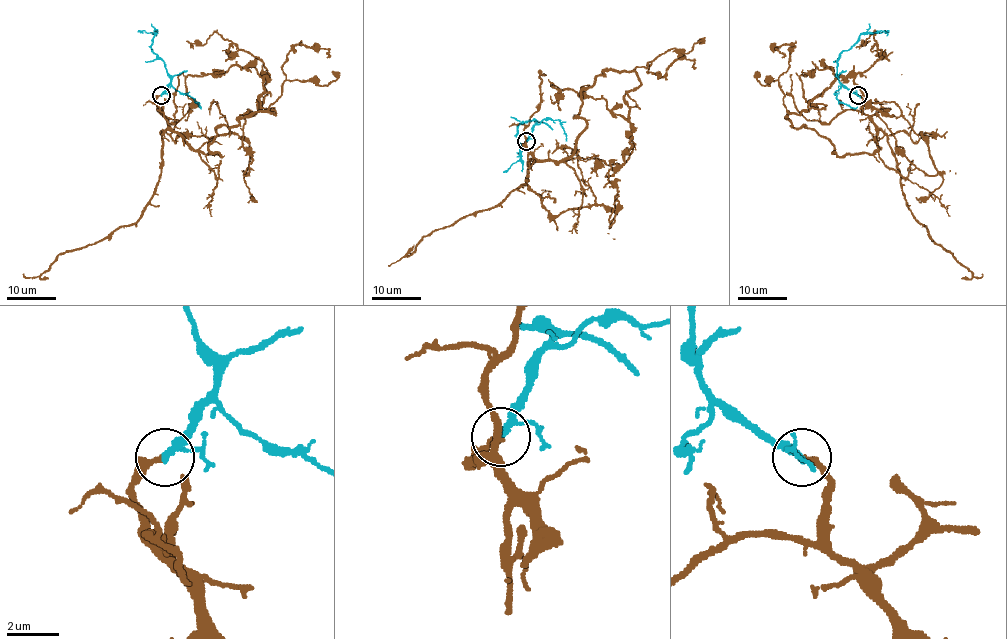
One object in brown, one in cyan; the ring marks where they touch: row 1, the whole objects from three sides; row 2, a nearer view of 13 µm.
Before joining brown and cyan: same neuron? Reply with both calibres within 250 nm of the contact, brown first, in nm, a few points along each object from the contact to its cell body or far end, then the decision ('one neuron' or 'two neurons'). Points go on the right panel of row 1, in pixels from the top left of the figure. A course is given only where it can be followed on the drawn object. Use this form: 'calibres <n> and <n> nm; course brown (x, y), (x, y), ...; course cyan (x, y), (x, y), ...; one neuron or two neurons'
calibres 240 and 200 nm; course brown (858, 95), (876, 130), (871, 153), (838, 156), (786, 117), (834, 79), (831, 67), (800, 77), (812, 120); course cyan (858, 95), (849, 91), (838, 79), (838, 56), (862, 33), (889, 31); one neuron

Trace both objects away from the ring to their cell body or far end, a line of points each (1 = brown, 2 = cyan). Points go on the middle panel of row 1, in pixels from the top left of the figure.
1: (526, 141), (564, 160), (583, 90), (610, 70), (640, 82), (627, 118), (552, 83), (550, 96)
2: (526, 141), (536, 122), (522, 122), (518, 127), (520, 157), (503, 172)

